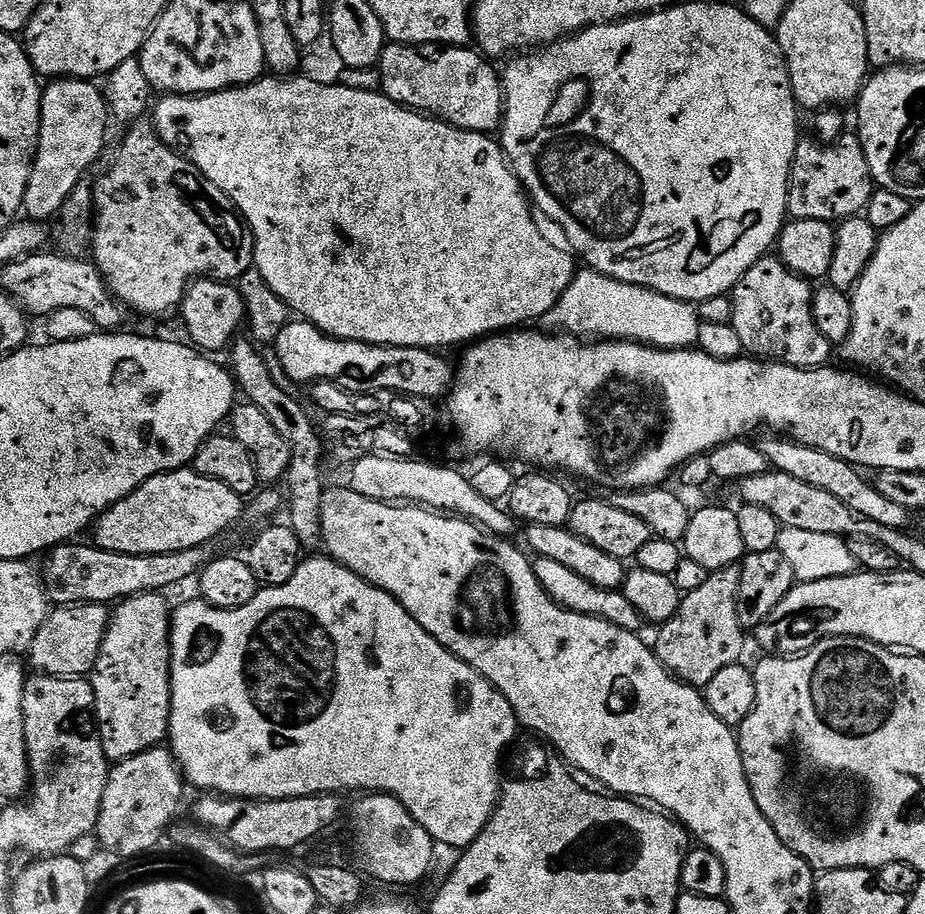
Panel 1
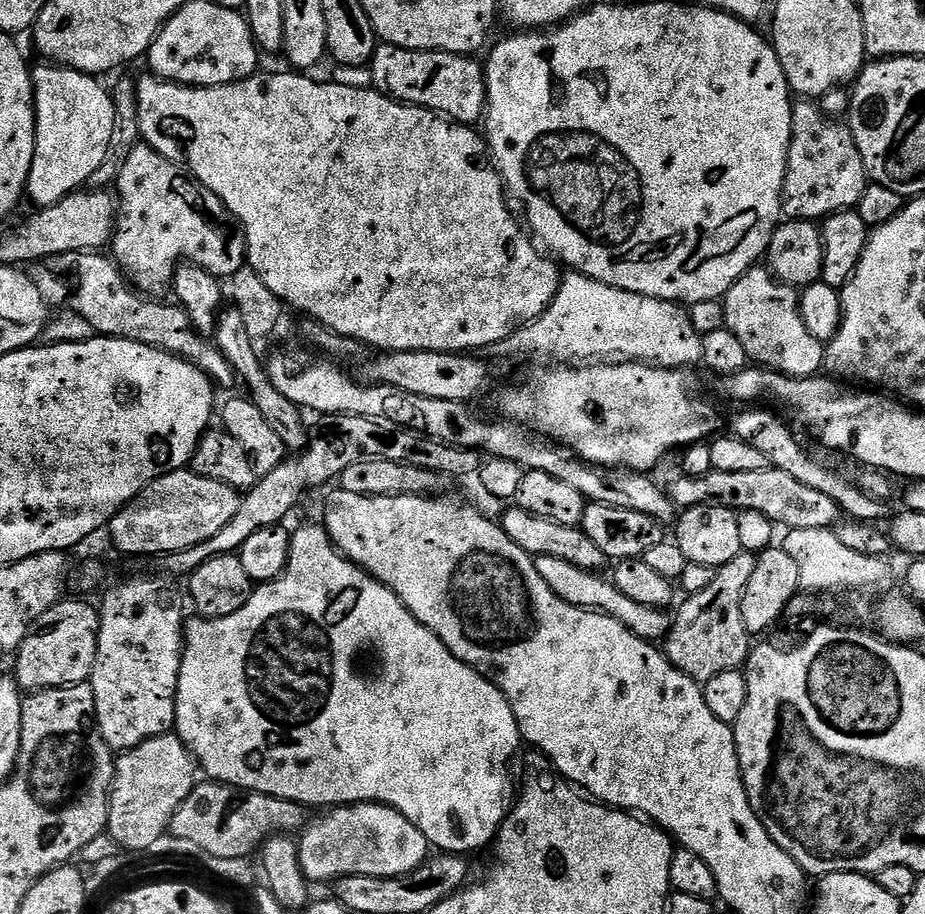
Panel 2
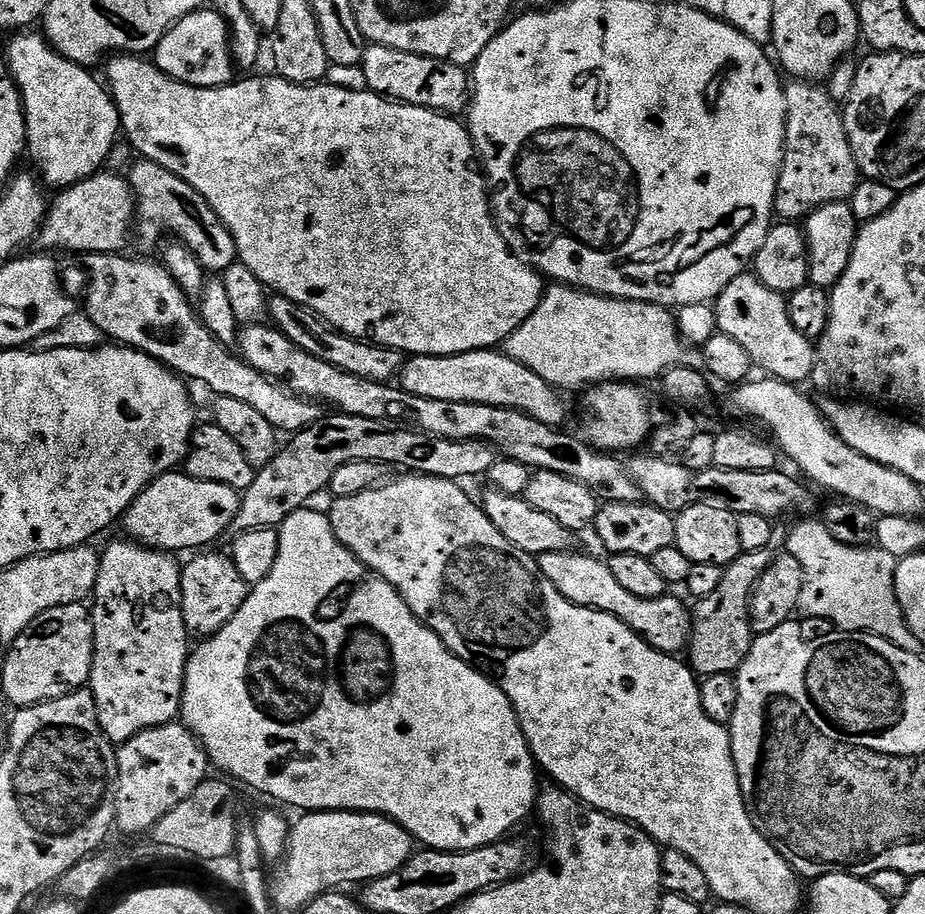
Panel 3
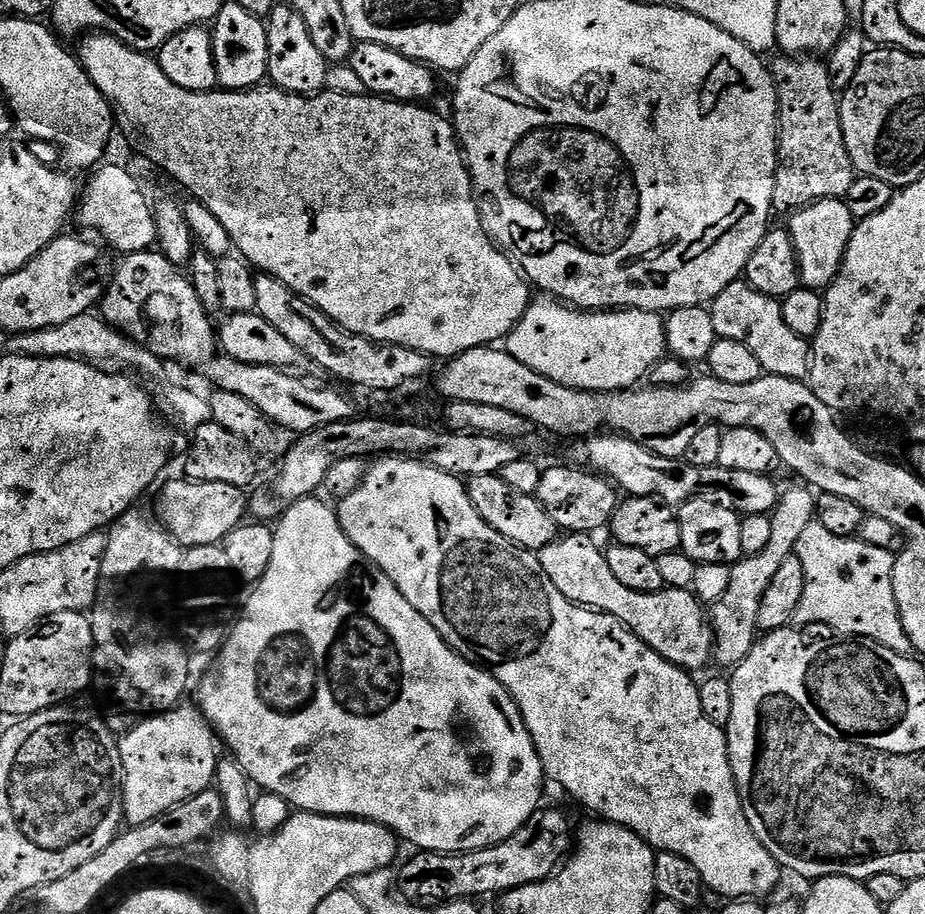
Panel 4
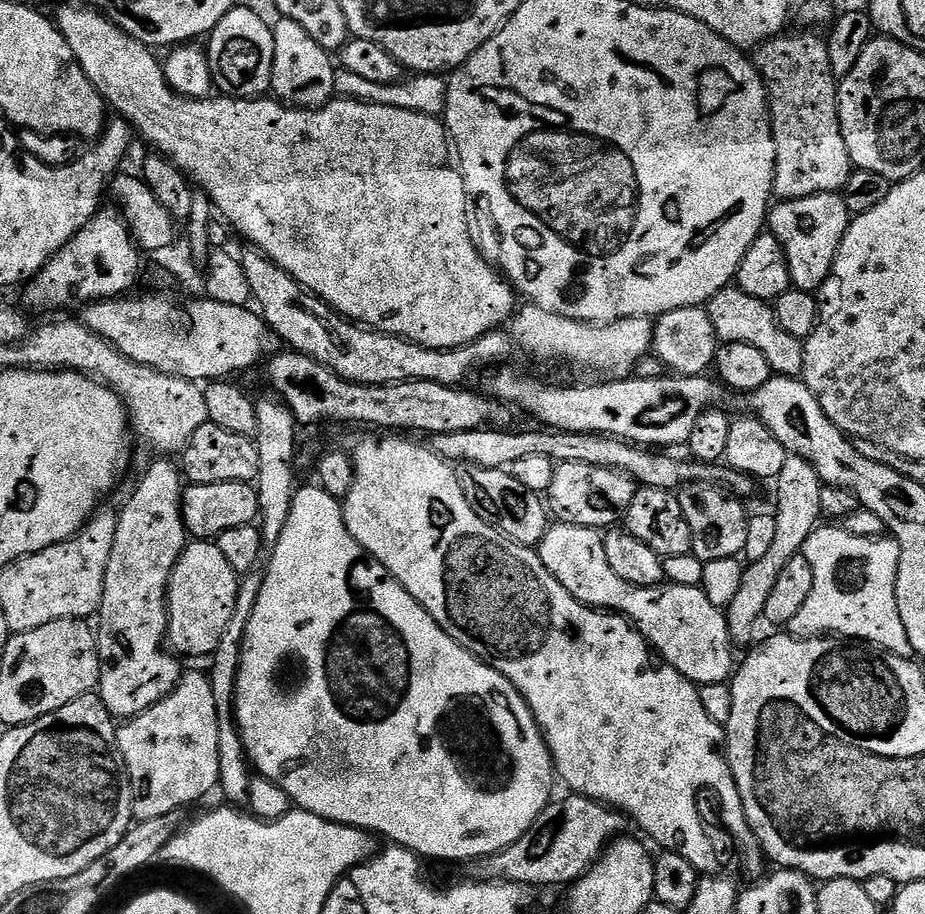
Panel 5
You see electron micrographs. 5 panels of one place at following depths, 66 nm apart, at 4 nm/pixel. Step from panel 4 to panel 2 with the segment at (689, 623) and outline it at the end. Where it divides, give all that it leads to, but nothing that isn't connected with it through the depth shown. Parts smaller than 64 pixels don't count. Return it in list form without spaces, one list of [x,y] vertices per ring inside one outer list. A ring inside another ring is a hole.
[[[545,556],[535,557],[538,574],[542,574],[542,579],[562,602],[570,606],[586,608],[593,612],[602,612],[604,615],[622,622],[626,630],[630,630],[638,638],[649,642],[663,641],[668,635],[668,630],[672,626],[673,617],[663,608],[654,606],[641,606],[639,602],[633,602],[618,586],[614,586],[611,579],[605,578],[600,572],[587,572],[578,566],[572,566],[570,562],[562,562],[562,558],[546,558]]]

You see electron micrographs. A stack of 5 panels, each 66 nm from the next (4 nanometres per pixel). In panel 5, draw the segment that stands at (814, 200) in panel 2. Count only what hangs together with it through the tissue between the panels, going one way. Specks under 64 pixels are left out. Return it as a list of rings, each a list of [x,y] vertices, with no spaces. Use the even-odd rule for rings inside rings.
[[[800,30],[804,32],[796,32],[793,36],[789,34],[781,34],[772,37],[770,40],[764,41],[754,52],[754,63],[760,75],[764,77],[764,89],[768,91],[768,117],[772,120],[772,137],[774,138],[774,150],[776,151],[776,173],[772,179],[772,194],[777,201],[781,200],[797,200],[798,198],[806,198],[807,196],[817,196],[823,192],[839,193],[850,178],[850,174],[854,171],[854,165],[850,154],[846,150],[846,142],[842,138],[842,126],[840,125],[840,103],[836,97],[838,91],[838,77],[834,74],[834,70],[830,70],[830,54],[828,53],[828,41],[823,35],[815,36],[815,31]]]

